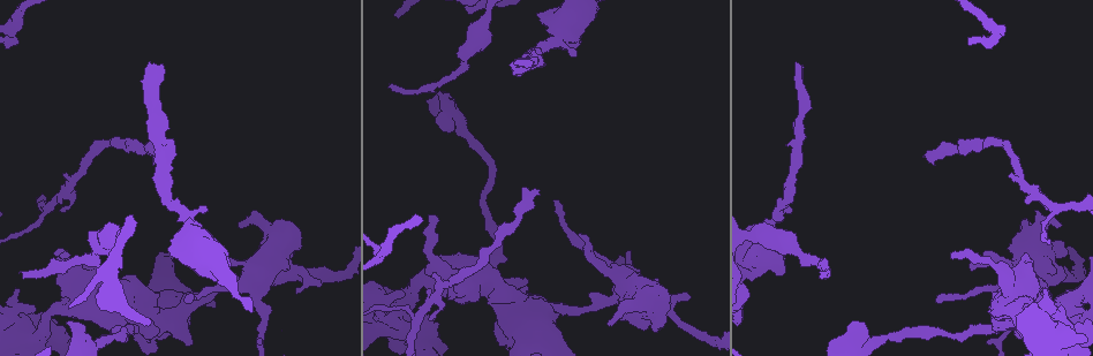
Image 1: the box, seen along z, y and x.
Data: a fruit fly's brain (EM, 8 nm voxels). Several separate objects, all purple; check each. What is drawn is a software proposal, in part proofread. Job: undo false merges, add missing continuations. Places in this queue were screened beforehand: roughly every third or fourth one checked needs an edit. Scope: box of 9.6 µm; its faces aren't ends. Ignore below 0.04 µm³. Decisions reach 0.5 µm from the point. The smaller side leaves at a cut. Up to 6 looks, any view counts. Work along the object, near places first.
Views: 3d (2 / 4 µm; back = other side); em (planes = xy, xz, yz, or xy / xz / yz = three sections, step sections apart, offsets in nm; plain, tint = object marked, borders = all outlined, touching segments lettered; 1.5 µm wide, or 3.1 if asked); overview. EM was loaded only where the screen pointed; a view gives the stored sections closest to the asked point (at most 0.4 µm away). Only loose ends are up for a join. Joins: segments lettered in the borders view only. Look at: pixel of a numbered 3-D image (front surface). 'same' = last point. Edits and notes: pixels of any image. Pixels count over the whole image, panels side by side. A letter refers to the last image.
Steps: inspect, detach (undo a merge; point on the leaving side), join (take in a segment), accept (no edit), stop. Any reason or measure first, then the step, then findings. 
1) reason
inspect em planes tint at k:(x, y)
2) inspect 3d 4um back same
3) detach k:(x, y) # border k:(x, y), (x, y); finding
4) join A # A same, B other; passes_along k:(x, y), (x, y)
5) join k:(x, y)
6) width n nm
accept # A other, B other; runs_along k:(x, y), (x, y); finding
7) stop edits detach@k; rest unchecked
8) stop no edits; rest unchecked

calibre changes
inspect em planes borders at 1:(541, 307)

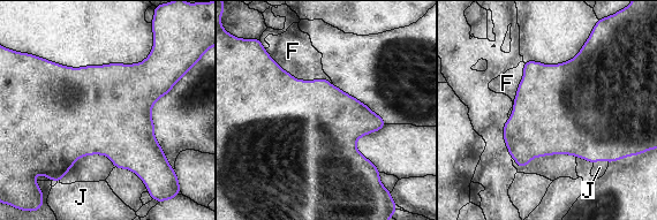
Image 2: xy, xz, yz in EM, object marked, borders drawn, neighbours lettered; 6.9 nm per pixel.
width 600 nm
accept # F other, J other; border 2:(270, 55), (297, 80), (332, 85); continuous, no second neuron

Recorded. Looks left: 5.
sudden change in width
inspect 3d 4um at 1:(610, 266)

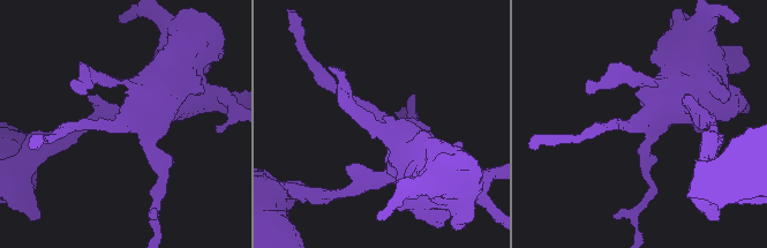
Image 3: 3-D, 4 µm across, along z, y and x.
arm_widths 160, 550 nm
inspect em yz step 8 borders at 3:(124, 119)

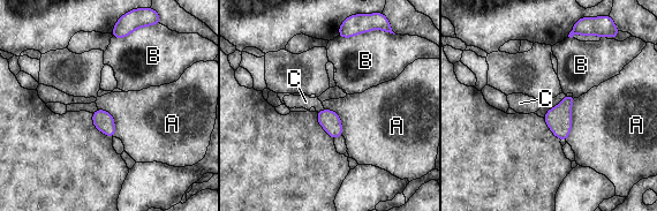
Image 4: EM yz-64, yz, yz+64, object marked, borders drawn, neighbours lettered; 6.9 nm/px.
accept # A other, B other, C other; border 4:(576, 98), (566, 141); continuous, no second neuron

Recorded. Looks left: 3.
thick turns thin
inspect em planes borders at 1:(495, 253)

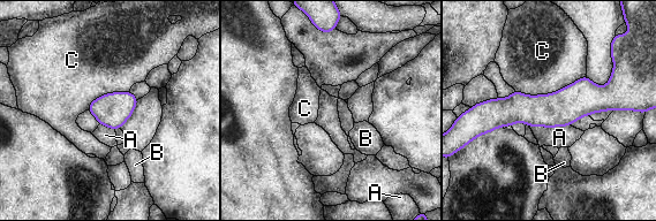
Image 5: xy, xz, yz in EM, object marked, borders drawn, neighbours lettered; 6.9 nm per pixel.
width 240 nm; longest_contact C 500 nm
accept # A other, B other, C other; all the same neuron

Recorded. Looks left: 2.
stop no edits; rest unchecked

